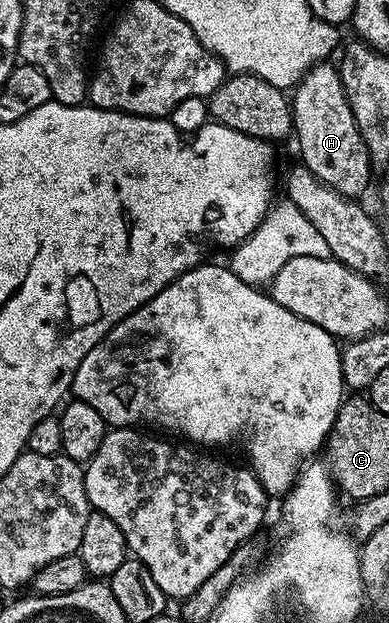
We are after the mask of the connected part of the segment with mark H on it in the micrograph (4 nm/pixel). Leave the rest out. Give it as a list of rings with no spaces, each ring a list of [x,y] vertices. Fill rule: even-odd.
[[[317,64],[301,78],[292,90],[292,109],[294,111],[293,137],[298,137],[298,150],[302,153],[301,165],[307,166],[324,184],[328,184],[345,198],[357,199],[370,186],[370,170],[372,163],[370,153],[364,144],[364,136],[356,124],[356,116],[352,114],[352,104],[348,104],[348,96],[344,92],[344,84],[338,75],[338,67],[334,64]]]

